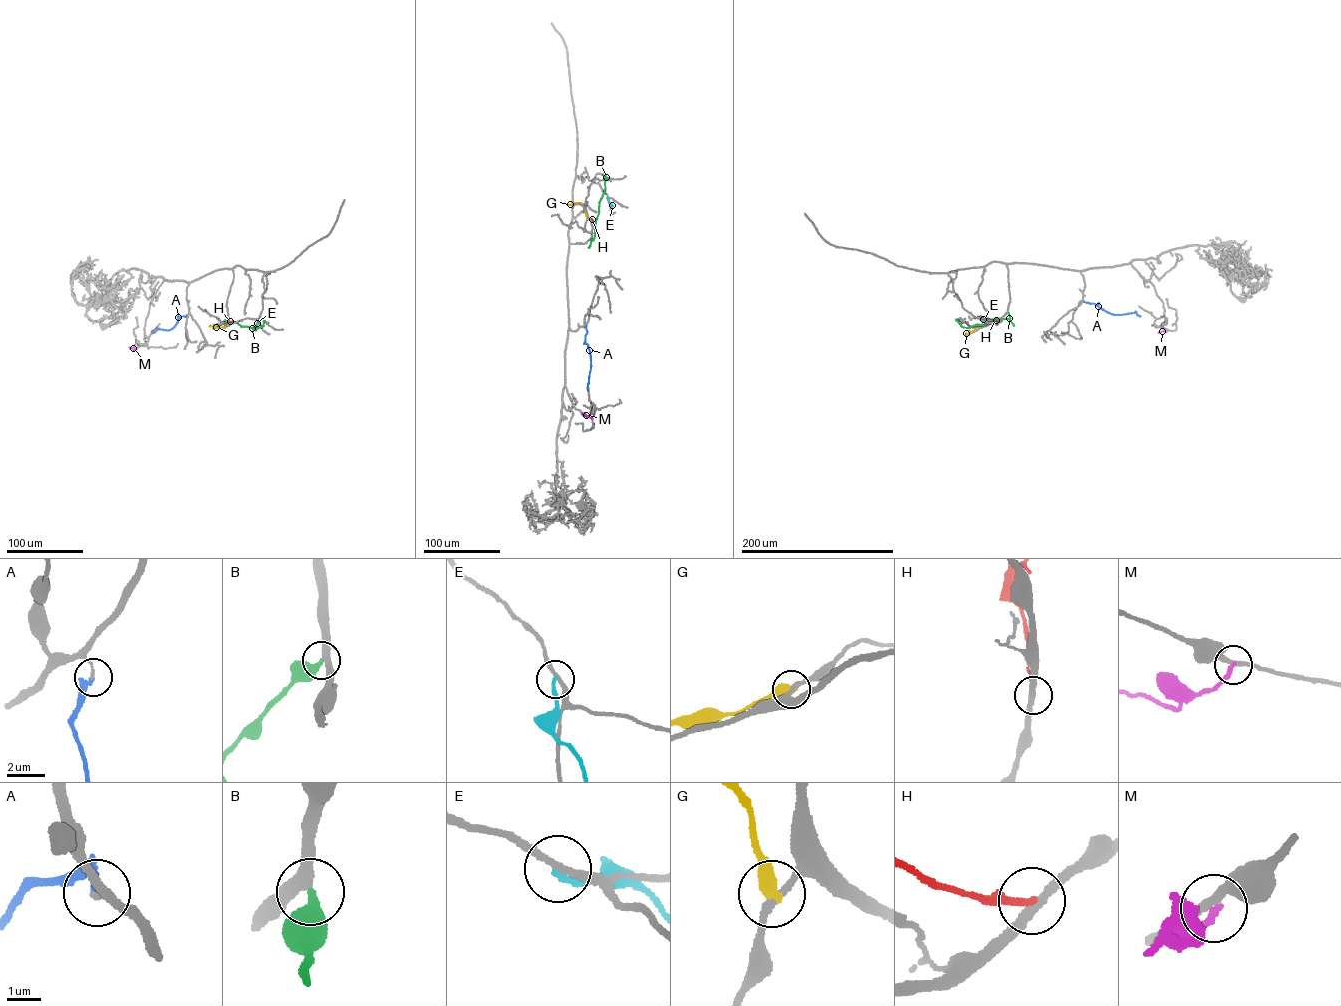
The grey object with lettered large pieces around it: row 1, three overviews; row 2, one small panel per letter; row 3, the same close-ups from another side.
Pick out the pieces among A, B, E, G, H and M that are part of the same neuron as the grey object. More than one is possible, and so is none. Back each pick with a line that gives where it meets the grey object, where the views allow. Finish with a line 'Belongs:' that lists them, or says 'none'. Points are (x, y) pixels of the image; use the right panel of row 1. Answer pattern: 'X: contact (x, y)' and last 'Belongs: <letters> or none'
B: contact (1007, 312)
Belongs: B

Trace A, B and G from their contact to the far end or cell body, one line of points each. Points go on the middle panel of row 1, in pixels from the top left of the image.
A: (586, 325), (585, 342), (591, 367), (587, 389)
B: (591, 238), (599, 201), (604, 192), (606, 178), (604, 174)
G: (587, 218), (581, 204), (568, 204)

